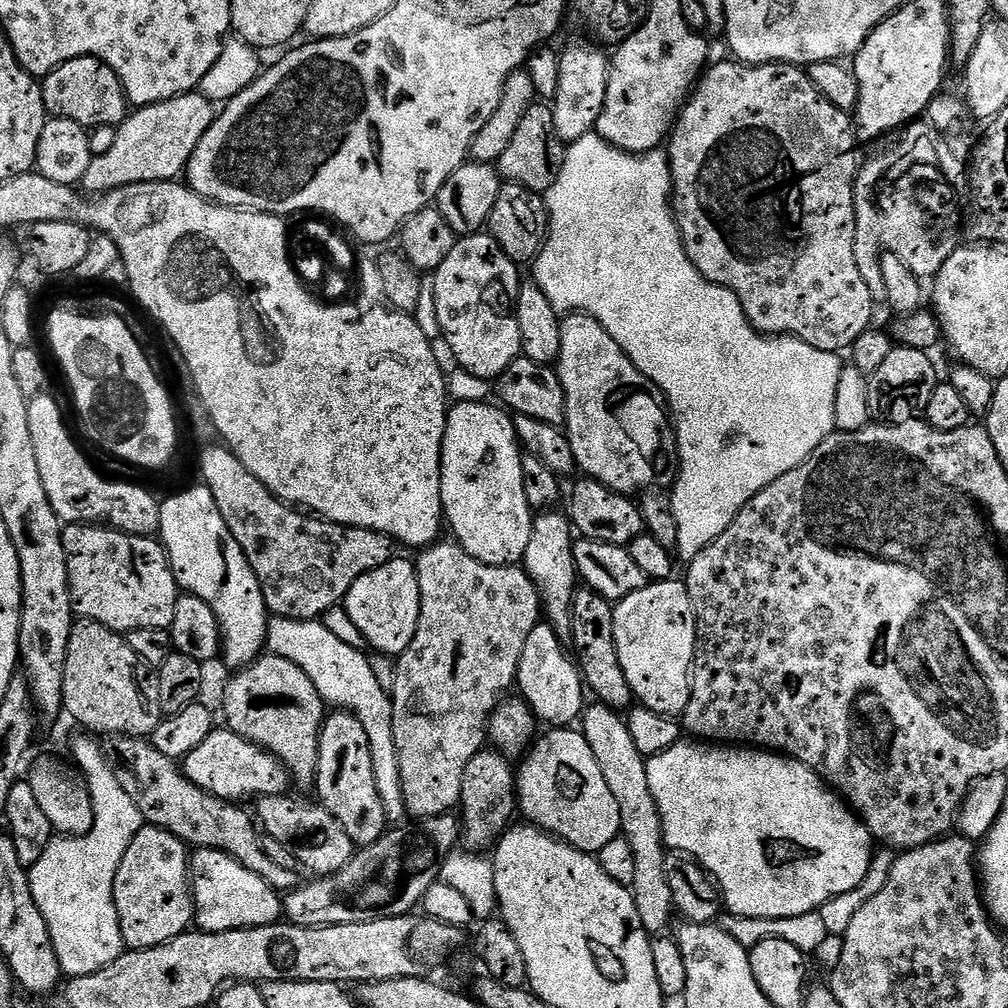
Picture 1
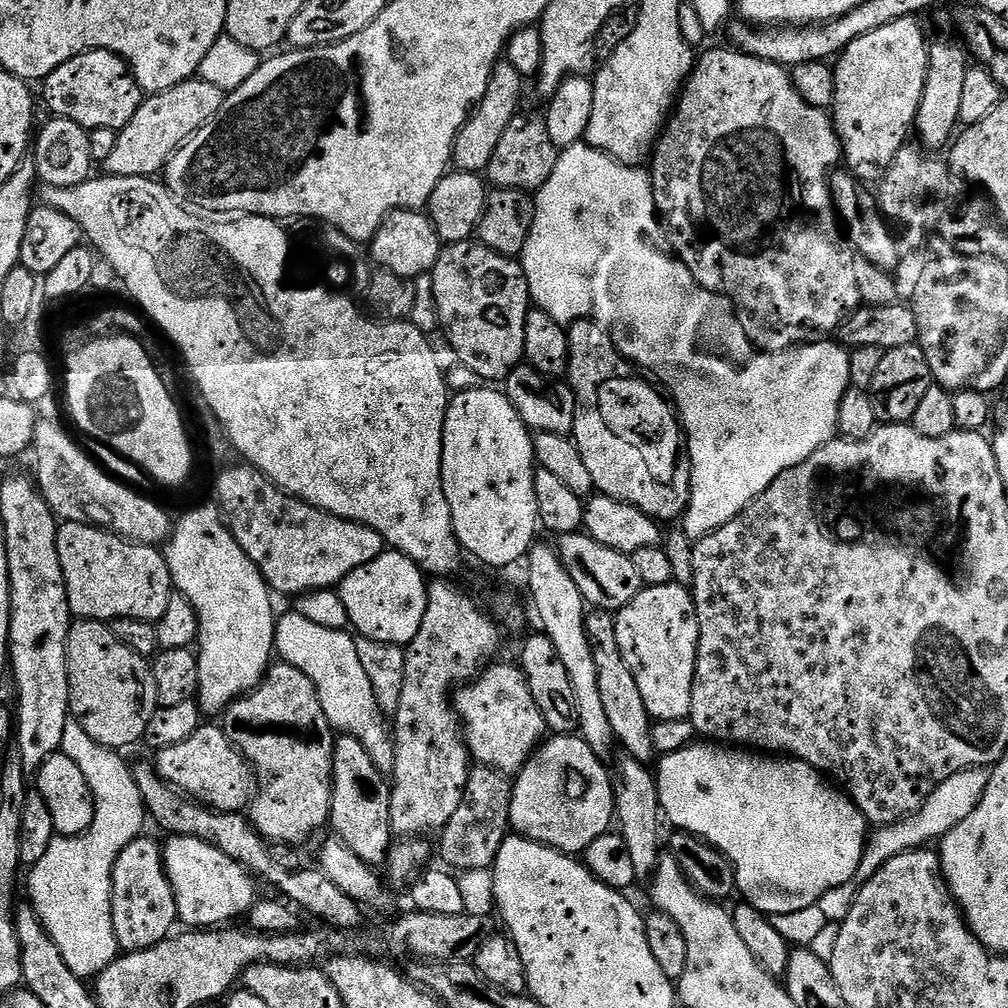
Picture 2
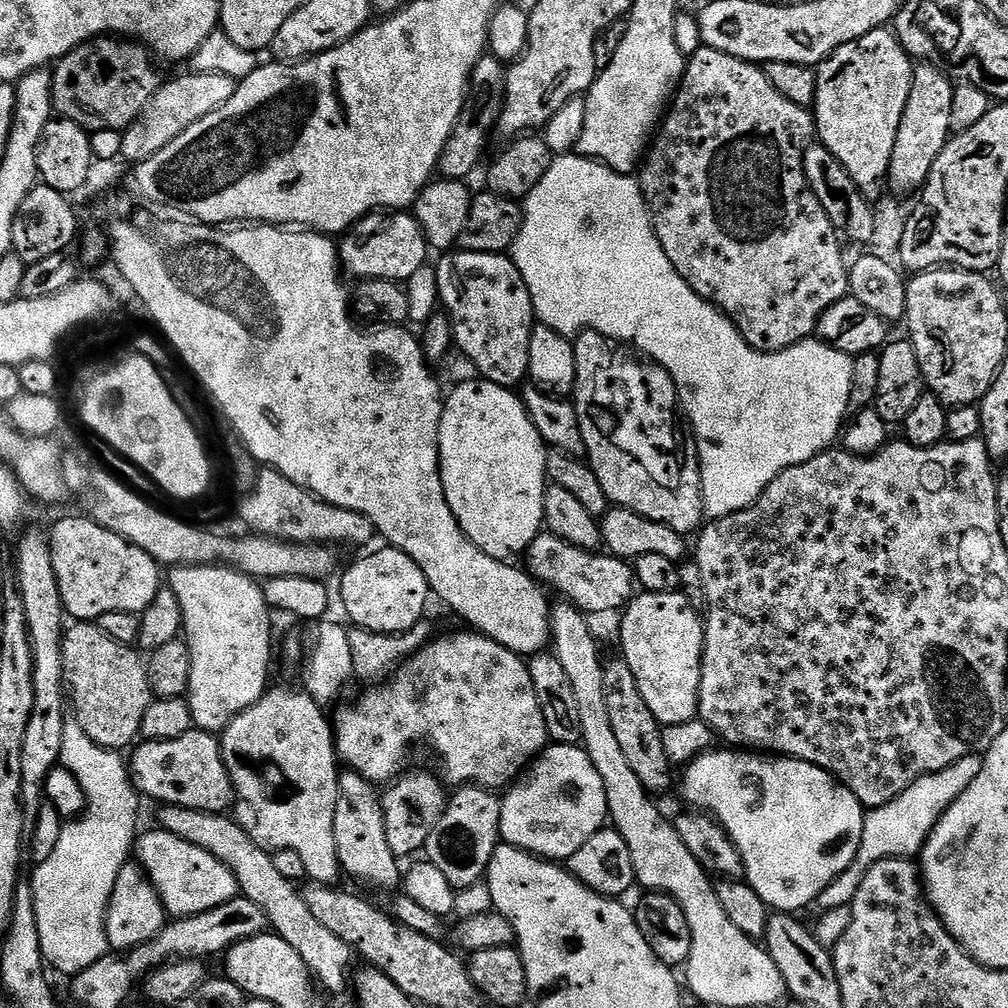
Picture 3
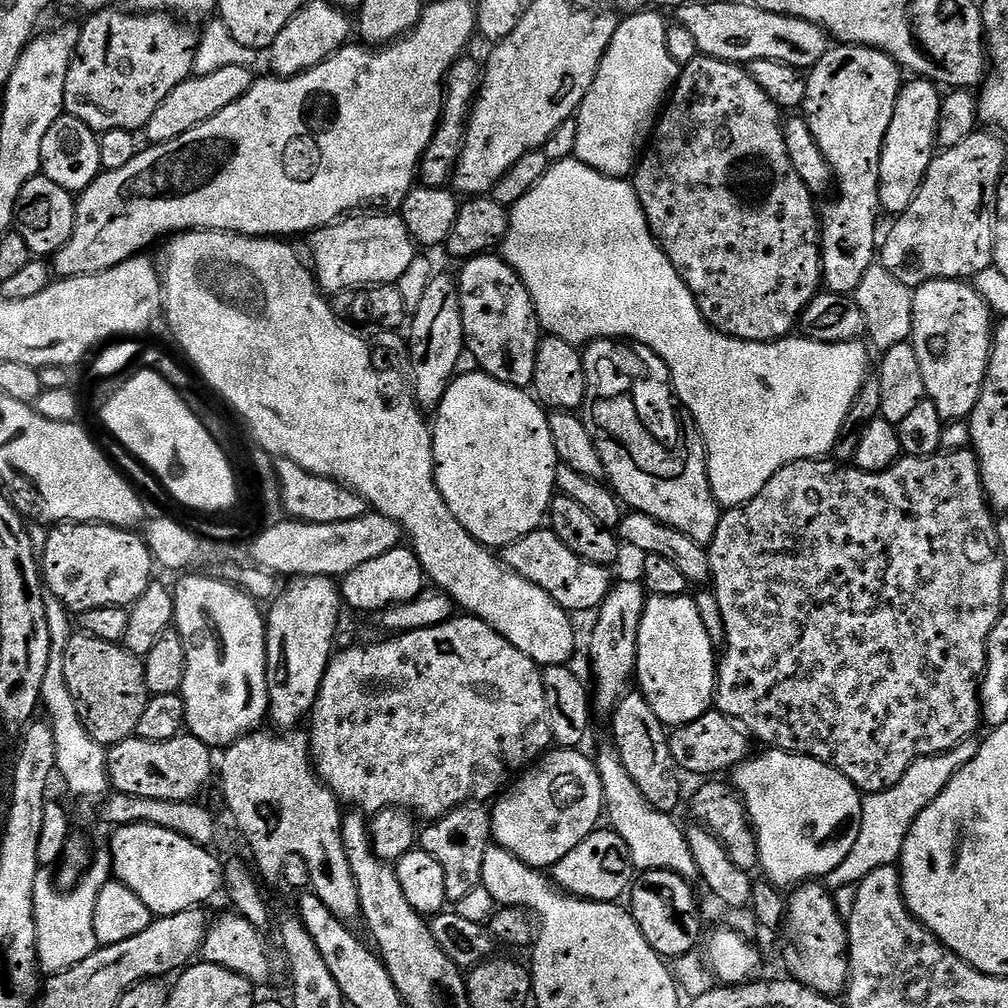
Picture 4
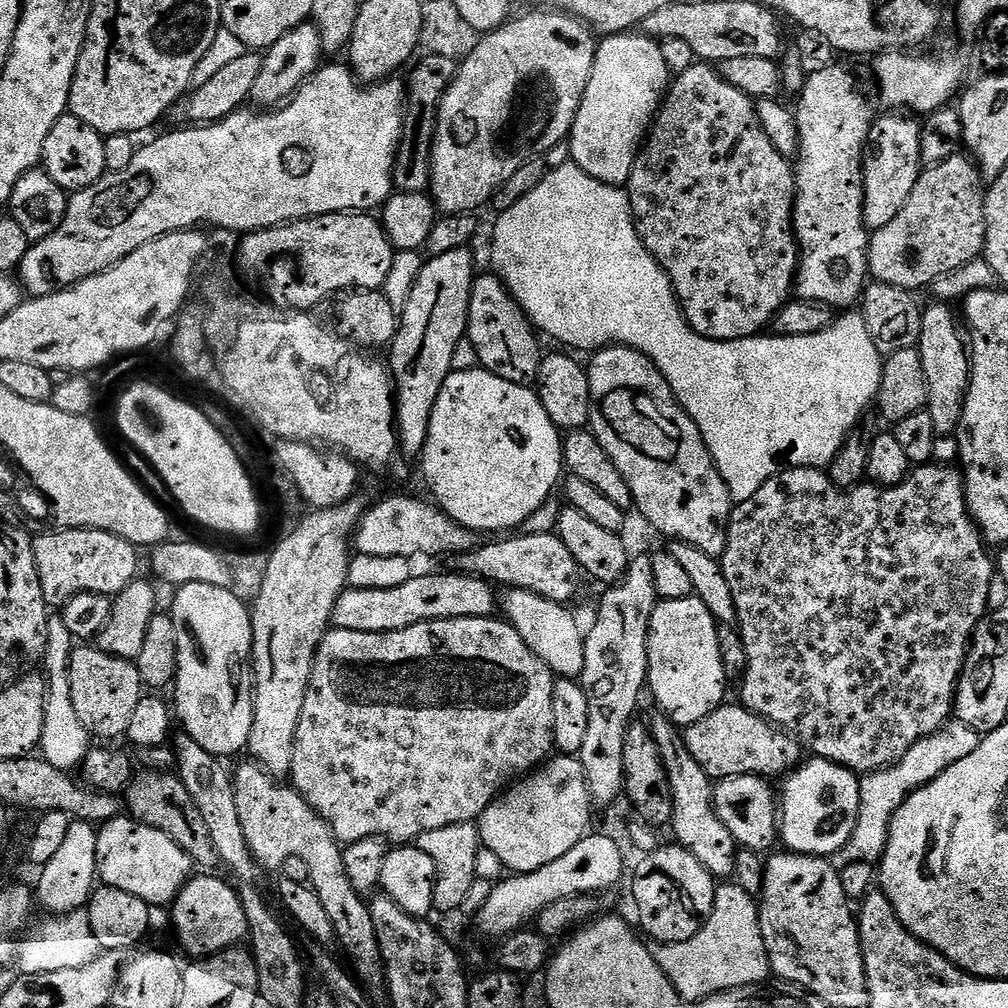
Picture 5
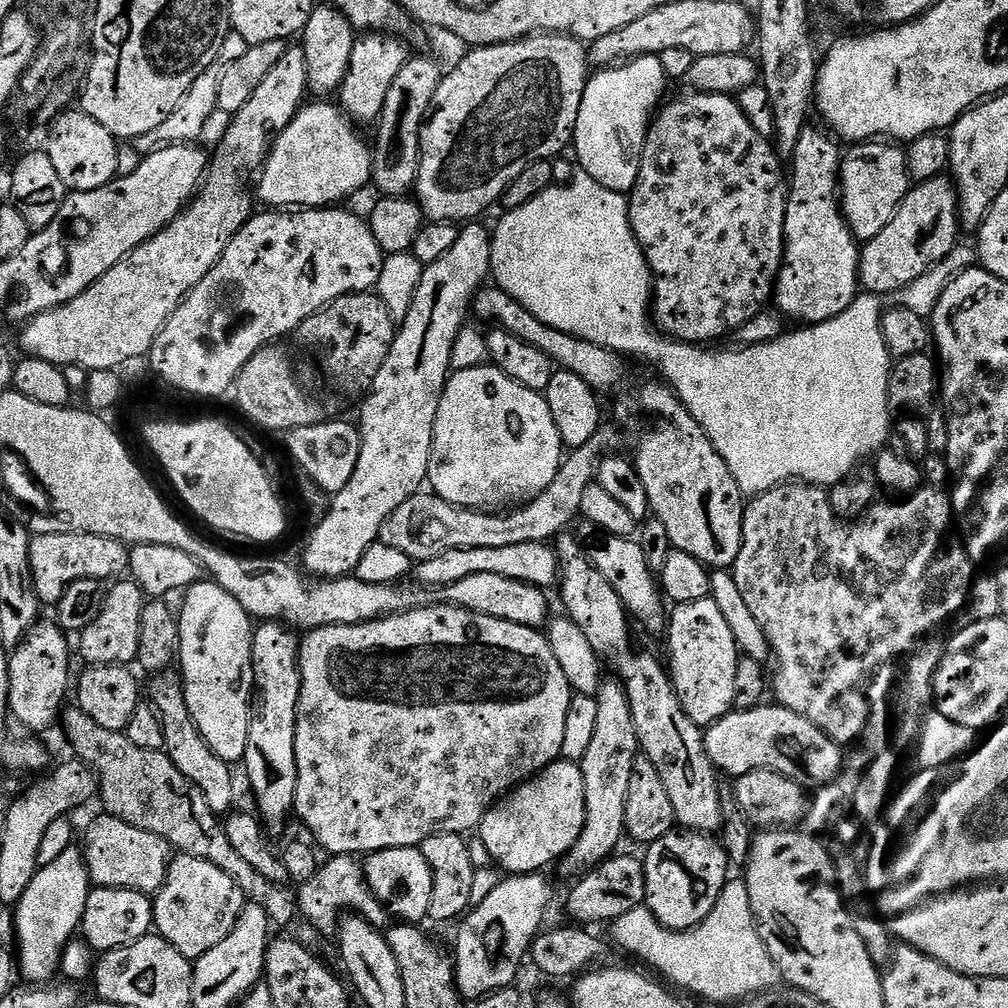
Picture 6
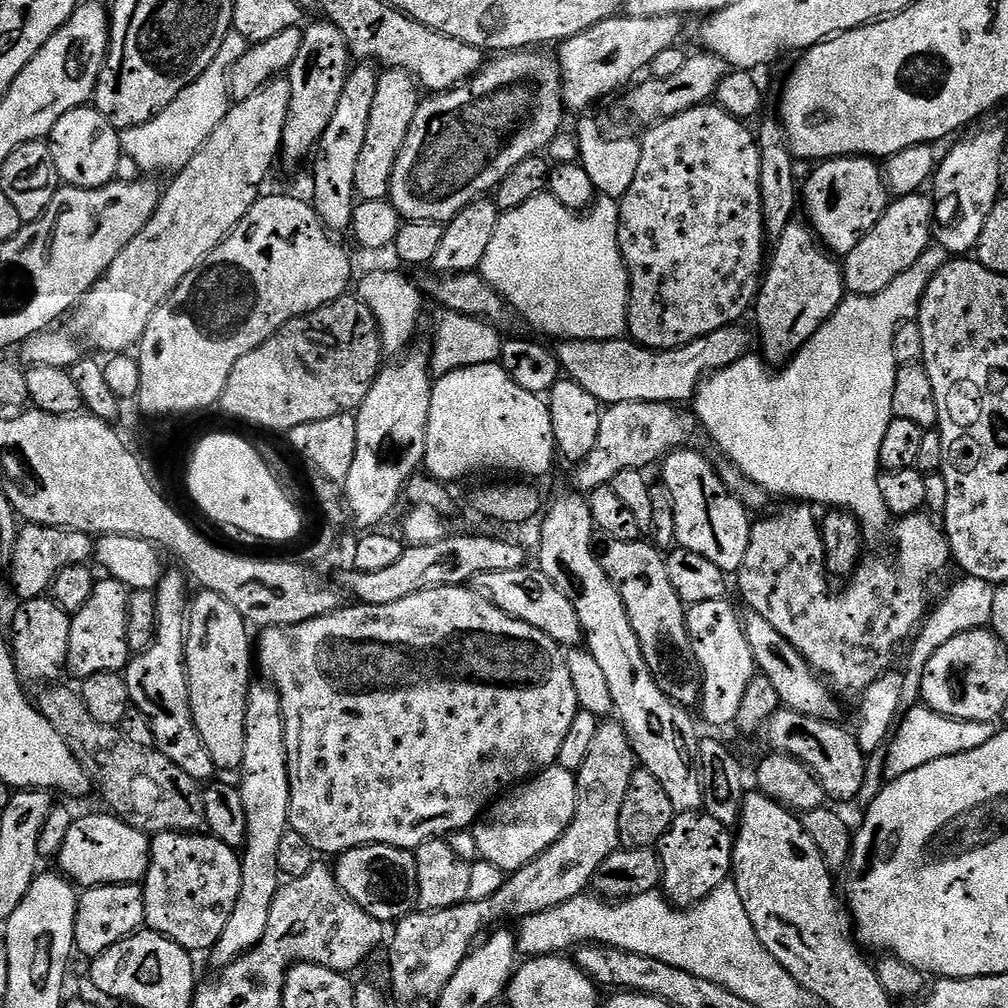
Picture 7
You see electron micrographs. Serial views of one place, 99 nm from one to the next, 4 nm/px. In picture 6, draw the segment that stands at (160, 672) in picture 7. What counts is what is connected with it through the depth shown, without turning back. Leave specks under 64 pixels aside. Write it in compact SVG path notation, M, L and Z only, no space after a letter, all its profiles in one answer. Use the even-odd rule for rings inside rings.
M160 674L146 684L146 700L156 708L156 713L160 716L162 722L162 734L164 735L163 751L167 752L168 757L190 778L198 790L202 790L202 798L206 798L206 803L210 810L217 814L227 814L233 811L236 800L236 784L232 781L233 769L198 734L198 726L194 726L194 718L186 706L184 689L179 679L171 680L168 674Z

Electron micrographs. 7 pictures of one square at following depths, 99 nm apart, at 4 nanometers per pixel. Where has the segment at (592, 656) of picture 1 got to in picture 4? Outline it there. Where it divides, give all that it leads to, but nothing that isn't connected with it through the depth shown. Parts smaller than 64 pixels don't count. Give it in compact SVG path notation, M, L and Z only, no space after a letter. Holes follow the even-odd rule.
M638 690L625 692L612 710L610 723L611 743L622 758L622 766L626 766L626 771L630 778L634 778L638 790L642 790L646 802L650 802L650 806L654 806L654 810L659 812L675 813L675 808L680 804L682 773L670 754L669 729L660 721L658 714L650 710L650 702L646 702L646 698Z

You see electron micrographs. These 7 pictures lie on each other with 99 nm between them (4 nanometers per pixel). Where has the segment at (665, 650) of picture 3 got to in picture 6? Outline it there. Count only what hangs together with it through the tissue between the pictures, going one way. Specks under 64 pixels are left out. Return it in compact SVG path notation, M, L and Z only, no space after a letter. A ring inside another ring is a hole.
M710 598L675 605L666 620L668 660L666 668L690 722L707 726L718 722L734 708L734 674L738 674L741 651L730 634L730 622Z

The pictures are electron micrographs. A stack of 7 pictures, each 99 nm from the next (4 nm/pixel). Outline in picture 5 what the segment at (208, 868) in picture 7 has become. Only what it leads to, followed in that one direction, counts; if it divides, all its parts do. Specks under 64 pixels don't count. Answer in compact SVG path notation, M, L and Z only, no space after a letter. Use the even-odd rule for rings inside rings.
M216 874L200 875L204 876L193 875L172 901L172 928L192 958L211 958L243 945L240 943L245 943L248 923L235 887L227 879L212 876Z

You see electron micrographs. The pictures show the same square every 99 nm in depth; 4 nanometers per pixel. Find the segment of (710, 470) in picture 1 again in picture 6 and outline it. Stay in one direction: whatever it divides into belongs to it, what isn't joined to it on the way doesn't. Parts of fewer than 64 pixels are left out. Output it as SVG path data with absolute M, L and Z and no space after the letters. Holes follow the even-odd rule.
M583 174L573 175L572 179L561 183L559 186L547 188L538 198L526 202L526 206L507 209L500 220L500 225L492 232L492 271L491 275L496 276L495 283L502 290L506 290L534 318L546 322L546 326L554 326L554 330L566 330L566 334L574 334L574 338L586 338L586 342L594 342L594 346L609 348L612 352L619 352L625 357L641 356L644 360L649 360L663 379L667 381L673 392L680 398L684 409L689 412L702 426L704 433L710 438L714 450L722 454L722 462L730 466L730 474L734 474L734 482L738 482L741 492L745 497L751 498L760 496L766 490L776 487L777 484L787 484L789 482L803 482L806 484L818 484L821 486L831 486L845 480L852 471L860 467L865 458L881 451L890 440L890 409L888 407L888 374L892 370L893 357L888 354L888 347L882 334L882 322L886 311L881 297L875 294L860 294L842 314L830 318L821 324L809 324L801 327L800 332L789 331L787 334L778 337L774 342L766 342L758 346L737 347L737 352L711 352L711 347L686 344L682 340L674 340L671 336L664 335L652 323L650 315L650 305L652 303L652 272L648 269L648 259L644 256L644 251L640 248L640 243L636 241L634 230L630 226L630 214L628 213L629 197L623 192L606 190L606 186L598 186L594 178Z

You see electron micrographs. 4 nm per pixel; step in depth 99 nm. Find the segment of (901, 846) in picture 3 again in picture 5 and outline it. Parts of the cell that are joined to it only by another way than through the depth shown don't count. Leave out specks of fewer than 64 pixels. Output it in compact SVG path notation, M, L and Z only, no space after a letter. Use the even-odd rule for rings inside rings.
M949 722L934 734L914 742L910 750L897 764L883 768L880 772L870 772L860 776L860 805L858 806L858 822L854 826L854 834L842 850L838 850L830 858L832 865L838 870L852 868L855 864L872 864L883 857L888 845L888 831L892 825L892 815L900 809L902 802L912 792L917 792L922 785L936 780L954 762L962 762L966 754L974 754L978 750L982 736L970 726L959 722Z

